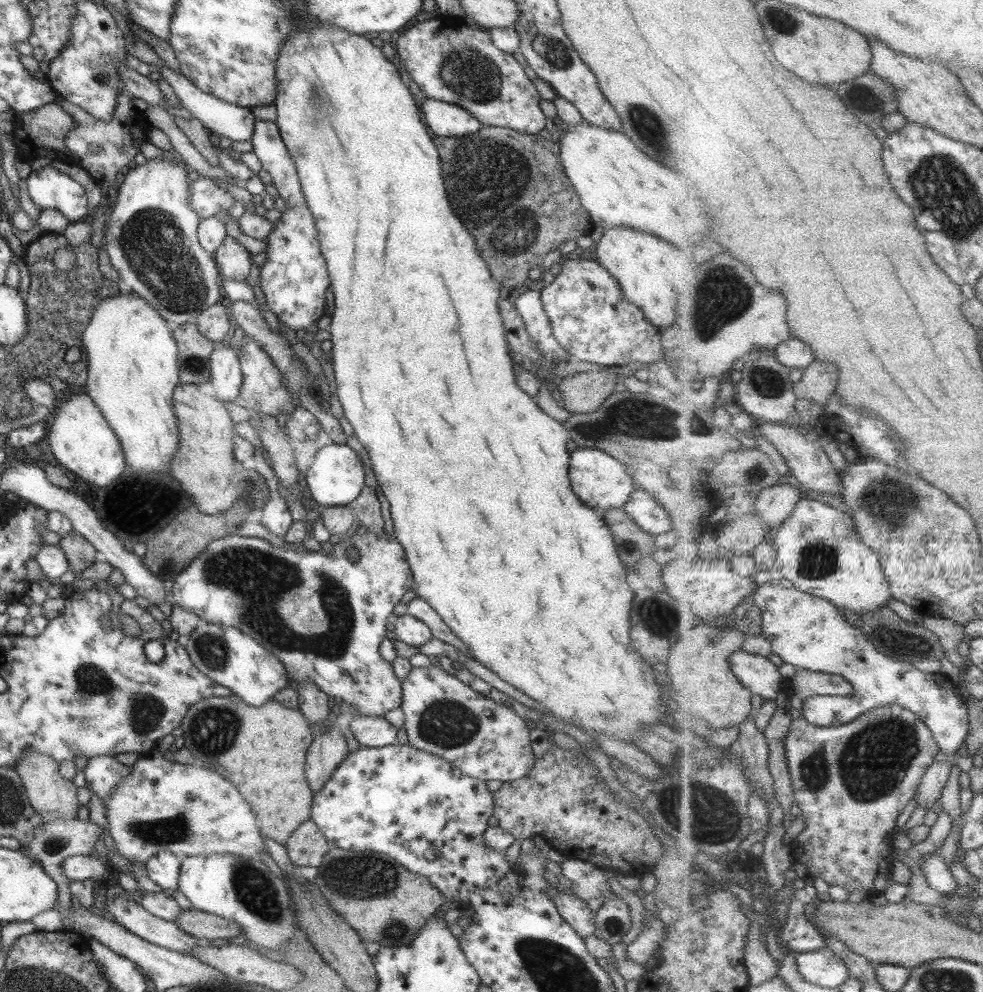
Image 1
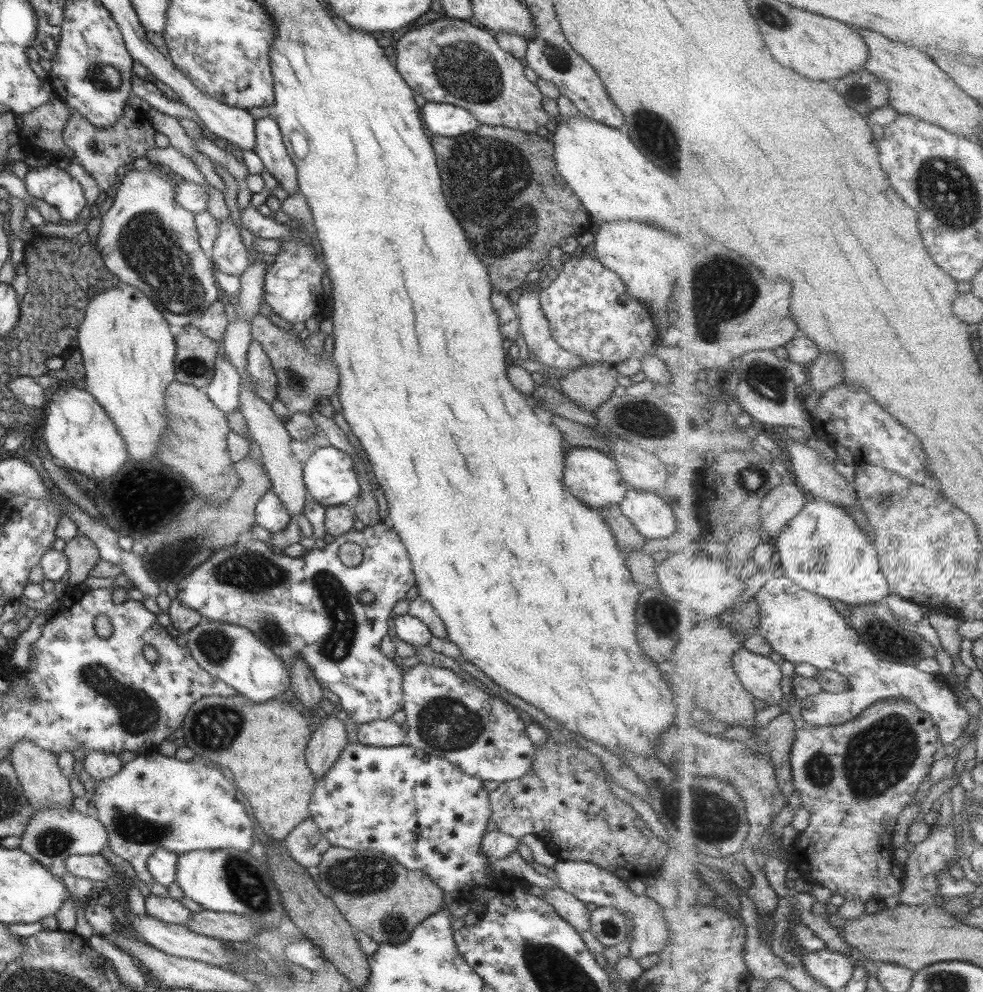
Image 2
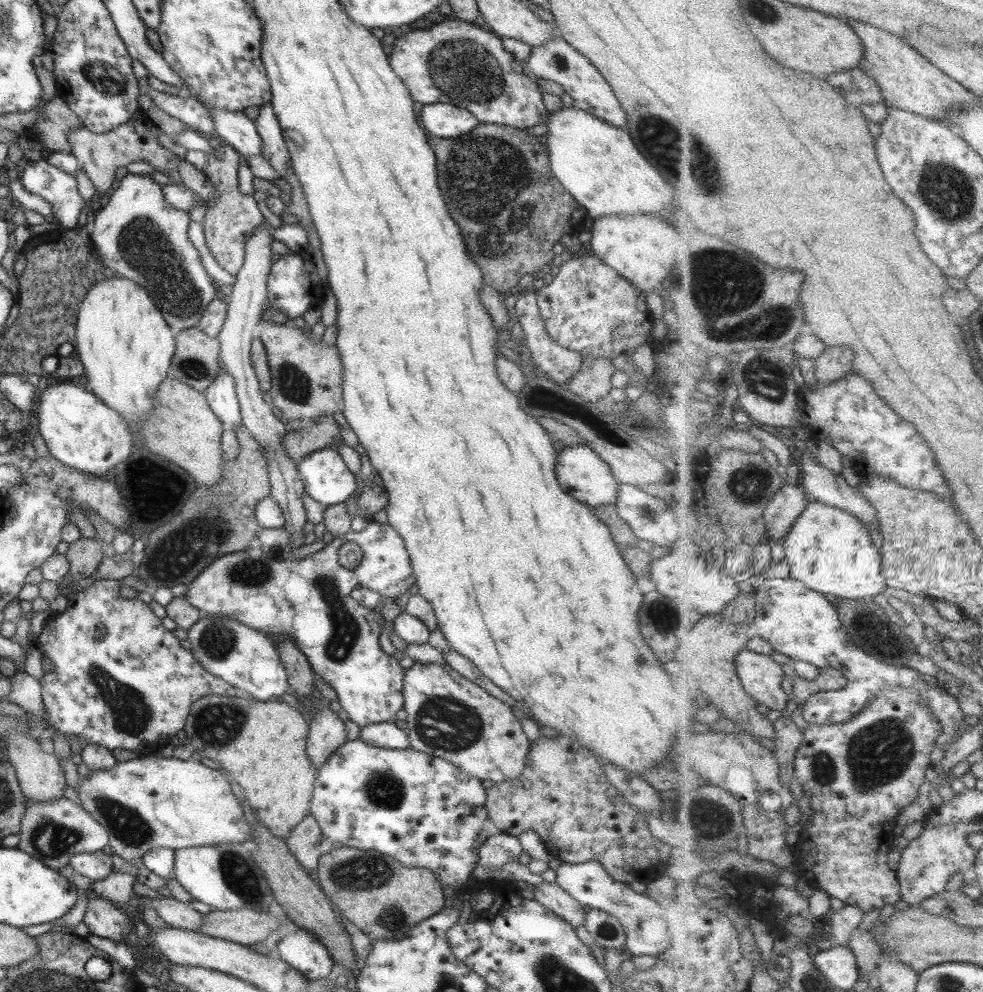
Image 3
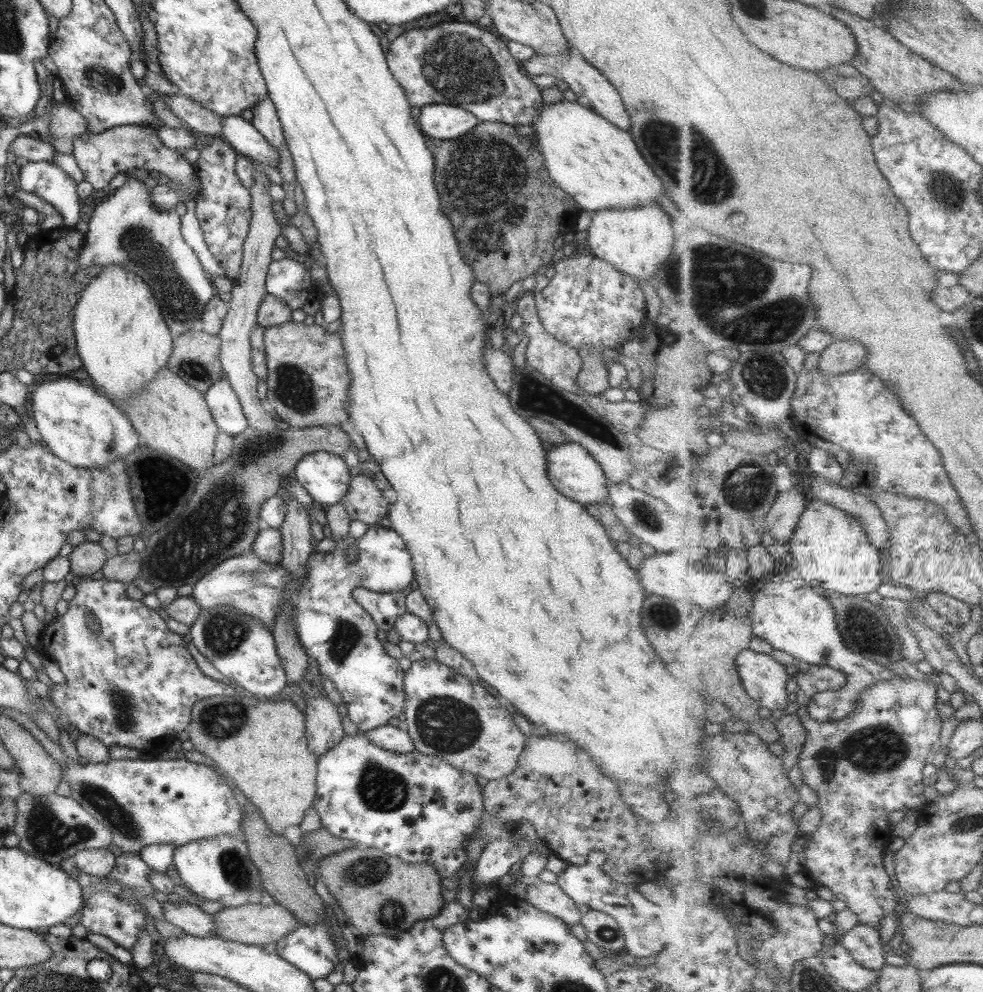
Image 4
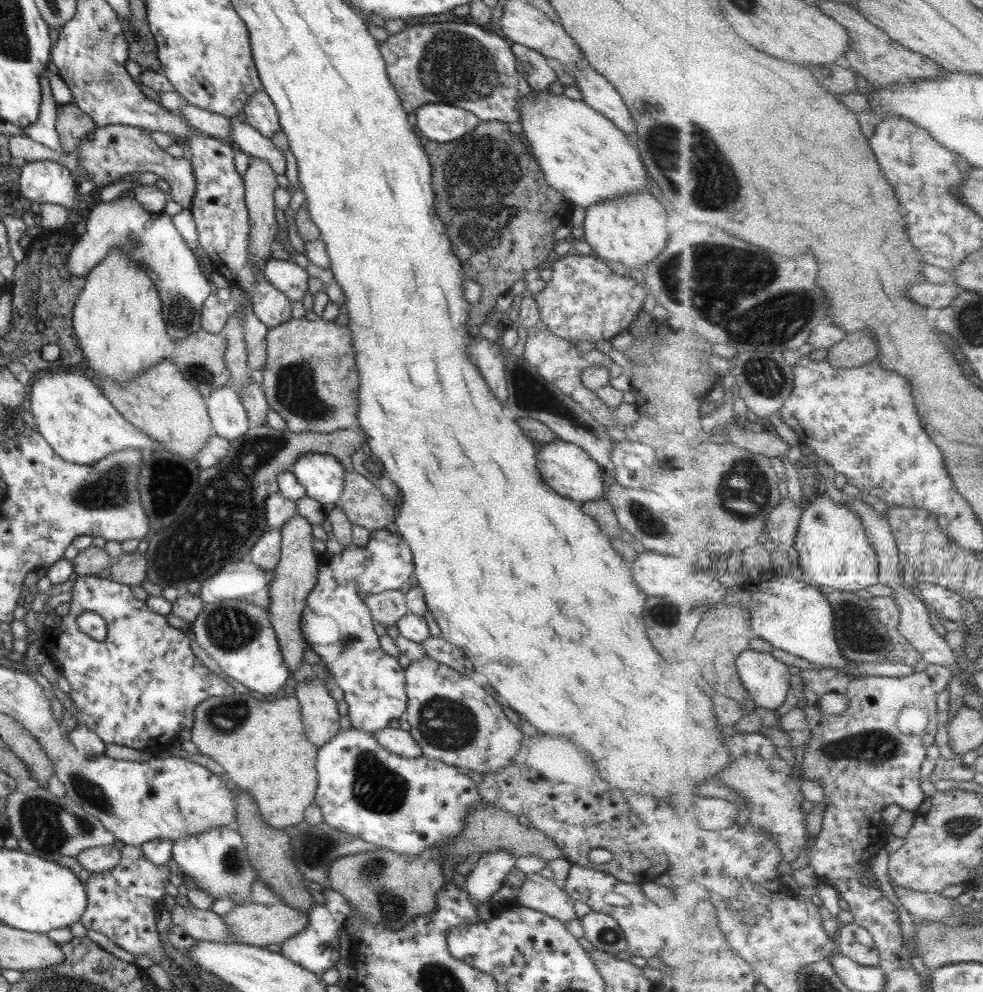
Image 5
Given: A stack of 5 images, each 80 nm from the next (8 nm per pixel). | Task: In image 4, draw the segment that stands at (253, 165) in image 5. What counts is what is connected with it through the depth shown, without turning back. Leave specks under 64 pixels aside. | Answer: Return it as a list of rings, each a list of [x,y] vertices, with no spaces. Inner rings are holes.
[[[252,173],[251,177],[253,178],[253,184],[248,192],[251,196],[249,210],[252,217],[248,226],[248,233],[242,244],[241,272],[239,272],[239,278],[232,282],[231,298],[227,303],[228,309],[217,334],[220,340],[218,359],[224,372],[224,378],[230,382],[248,426],[261,434],[271,434],[278,428],[274,421],[274,414],[262,406],[262,402],[257,397],[257,391],[255,391],[258,378],[252,371],[250,363],[250,334],[258,326],[256,321],[257,309],[266,293],[265,276],[272,262],[270,257],[271,250],[274,248],[273,242],[279,235],[281,226],[275,222],[271,212],[272,200],[267,191],[268,184],[271,181],[263,177],[261,173],[259,175]]]

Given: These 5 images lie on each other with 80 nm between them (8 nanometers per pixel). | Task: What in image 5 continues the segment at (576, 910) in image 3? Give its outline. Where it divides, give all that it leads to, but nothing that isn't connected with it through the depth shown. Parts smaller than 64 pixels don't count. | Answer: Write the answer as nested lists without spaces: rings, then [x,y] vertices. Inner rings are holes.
[[[538,873],[525,875],[515,899],[521,906],[546,914],[562,923],[577,918],[573,911],[574,901],[556,886],[555,881],[545,879]]]

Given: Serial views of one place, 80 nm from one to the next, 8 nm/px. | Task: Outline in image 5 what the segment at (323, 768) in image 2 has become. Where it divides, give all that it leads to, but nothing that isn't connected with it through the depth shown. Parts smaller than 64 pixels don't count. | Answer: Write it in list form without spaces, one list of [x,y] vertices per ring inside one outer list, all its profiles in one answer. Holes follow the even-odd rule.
[[[317,668],[314,669],[315,677],[297,684],[294,694],[300,706],[303,730],[307,734],[307,740],[311,740],[311,744],[315,744],[319,749],[341,728],[339,714],[335,708],[336,702],[325,689],[324,679],[329,674],[319,673]]]

